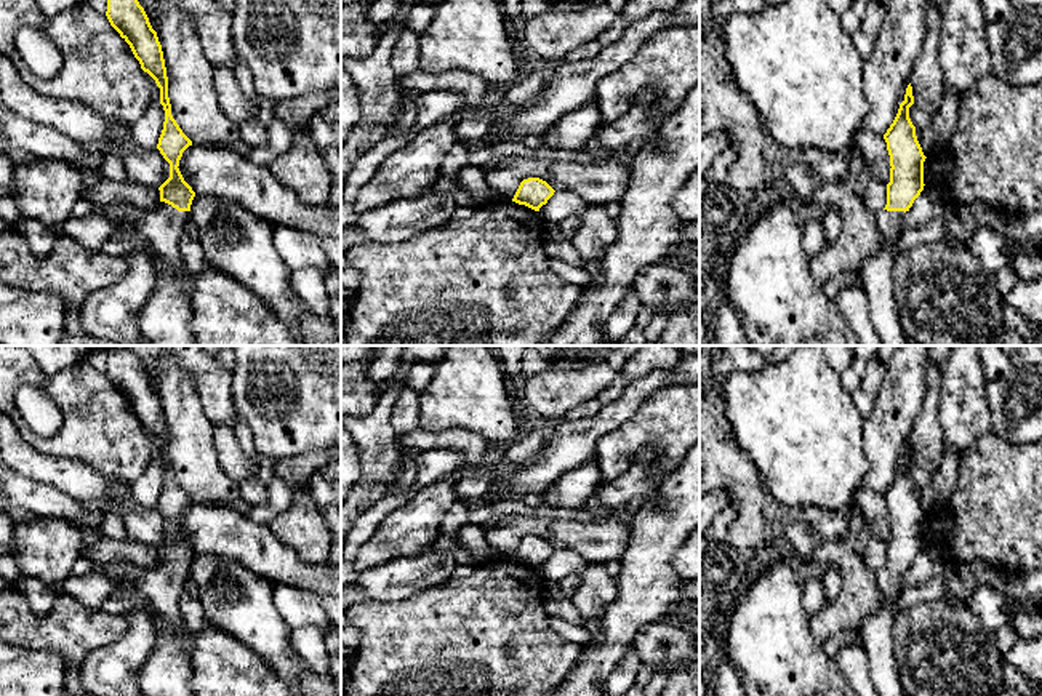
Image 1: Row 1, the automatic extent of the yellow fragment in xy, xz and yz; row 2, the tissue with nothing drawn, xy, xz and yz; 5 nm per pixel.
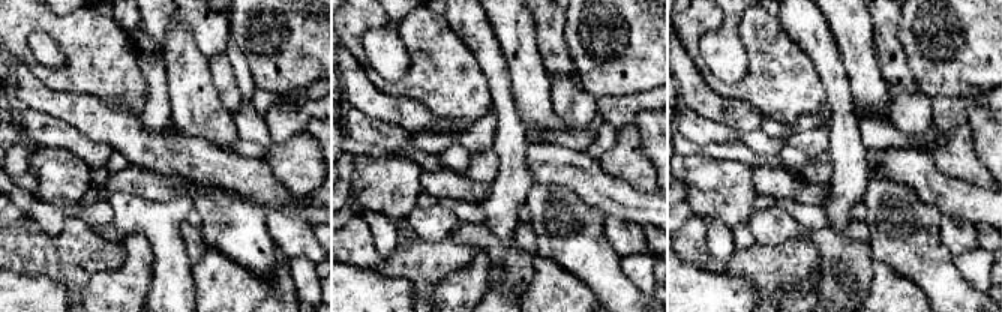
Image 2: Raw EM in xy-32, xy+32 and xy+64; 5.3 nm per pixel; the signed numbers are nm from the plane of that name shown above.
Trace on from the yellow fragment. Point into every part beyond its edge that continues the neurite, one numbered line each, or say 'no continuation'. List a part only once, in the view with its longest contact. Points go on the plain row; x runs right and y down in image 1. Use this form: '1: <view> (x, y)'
1: xy (168, 669)

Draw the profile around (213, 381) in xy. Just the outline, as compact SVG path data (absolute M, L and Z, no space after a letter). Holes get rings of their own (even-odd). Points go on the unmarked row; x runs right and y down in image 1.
M130 346L130 349L144 366L154 389L157 370L152 362L176 355L194 379L202 408L213 427L219 424L234 427L232 370L226 368L216 355L200 346Z

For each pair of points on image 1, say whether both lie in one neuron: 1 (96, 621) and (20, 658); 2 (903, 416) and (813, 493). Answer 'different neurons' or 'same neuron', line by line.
1: different neurons
2: different neurons

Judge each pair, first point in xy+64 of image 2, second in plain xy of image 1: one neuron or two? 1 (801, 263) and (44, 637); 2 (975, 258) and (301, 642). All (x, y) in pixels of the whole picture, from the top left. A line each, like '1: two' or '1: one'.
1: one
2: one

